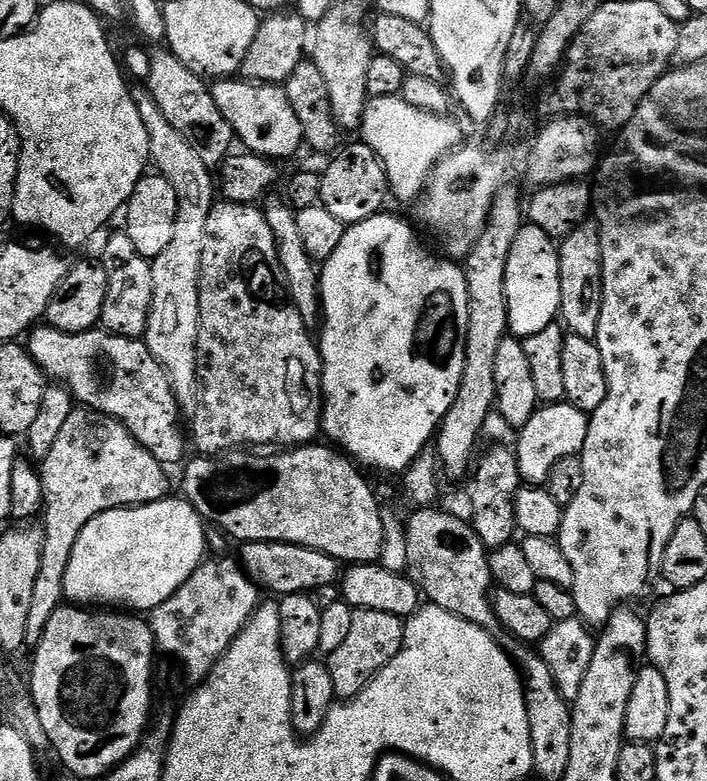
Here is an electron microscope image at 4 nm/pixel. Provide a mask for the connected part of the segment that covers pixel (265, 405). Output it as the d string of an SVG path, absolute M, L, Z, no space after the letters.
M217 202L210 210L210 218L206 222L206 234L208 237L202 250L202 270L200 271L200 329L196 343L198 346L196 377L200 386L196 389L194 409L196 417L192 420L192 428L190 424L190 440L195 451L202 456L218 456L221 452L233 451L237 446L260 446L256 444L303 446L313 443L321 435L324 419L324 383L320 381L324 373L324 362L320 359L320 349L313 333L304 325L302 314L298 314L292 301L286 298L285 285L278 275L280 259L274 242L274 234L270 234L270 222L266 222L263 211L255 204Z

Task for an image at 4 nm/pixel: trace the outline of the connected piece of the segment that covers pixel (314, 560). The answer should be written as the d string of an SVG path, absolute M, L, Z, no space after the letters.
M248 542L243 548L242 567L245 574L265 593L276 592L277 597L299 592L312 594L322 586L336 584L342 576L341 561L335 560L333 556L322 550L282 542Z

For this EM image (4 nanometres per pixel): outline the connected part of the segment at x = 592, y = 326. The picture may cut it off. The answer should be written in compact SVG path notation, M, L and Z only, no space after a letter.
M592 218L583 220L573 232L559 241L558 247L560 250L558 262L560 316L571 335L595 340L598 334L598 320L602 318L602 306L604 305L600 225Z

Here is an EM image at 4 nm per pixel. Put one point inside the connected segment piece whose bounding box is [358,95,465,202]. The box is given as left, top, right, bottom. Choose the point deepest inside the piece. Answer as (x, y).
(409, 142)

